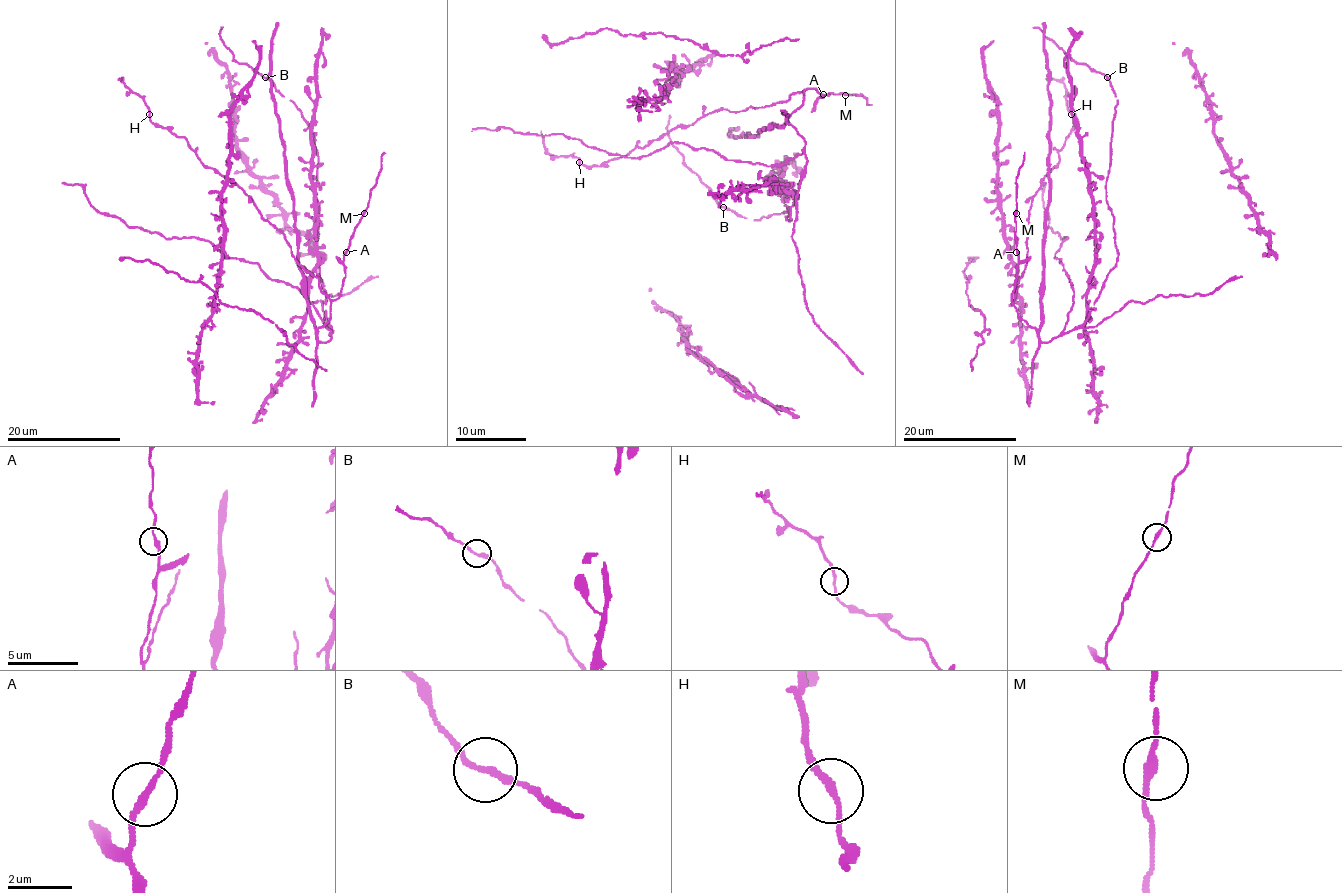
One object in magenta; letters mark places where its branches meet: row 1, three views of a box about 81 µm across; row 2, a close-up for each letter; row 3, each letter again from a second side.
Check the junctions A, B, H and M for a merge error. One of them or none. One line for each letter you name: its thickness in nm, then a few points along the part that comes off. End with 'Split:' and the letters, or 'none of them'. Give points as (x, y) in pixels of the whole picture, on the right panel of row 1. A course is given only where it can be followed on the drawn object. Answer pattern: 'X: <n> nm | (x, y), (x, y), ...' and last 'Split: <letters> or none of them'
Split: none of them

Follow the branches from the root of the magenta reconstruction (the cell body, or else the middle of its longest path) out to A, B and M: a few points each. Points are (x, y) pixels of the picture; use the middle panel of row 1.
A: (802, 137), (788, 123), (788, 117), (802, 103), (805, 89), (816, 89), (823, 96), (819, 96), (823, 94)
B: (802, 137), (807, 163), (789, 221), (786, 205), (788, 212), (760, 219), (742, 217), (723, 207)
M: (802, 137), (788, 117), (802, 103), (805, 89), (816, 89), (823, 96), (819, 96), (846, 94)

